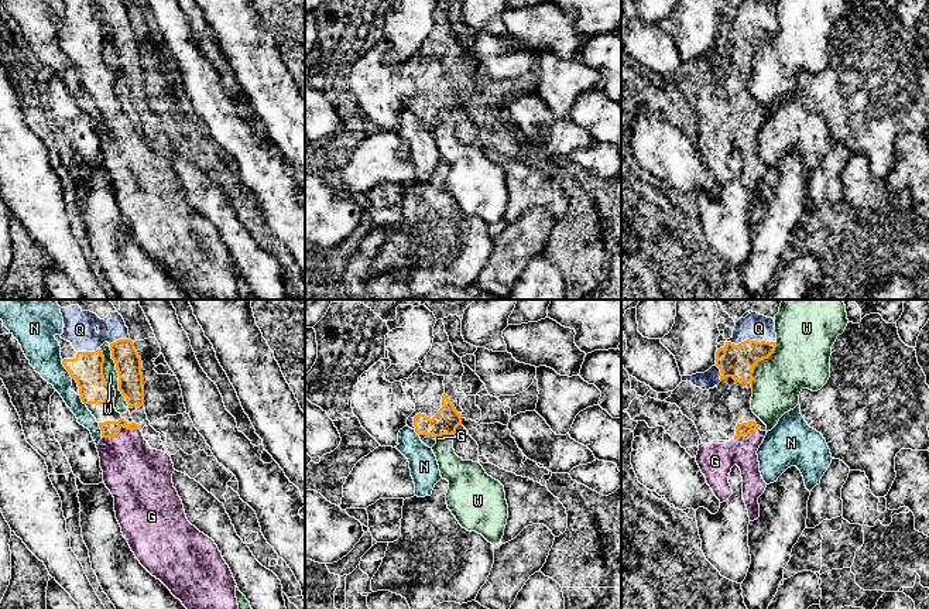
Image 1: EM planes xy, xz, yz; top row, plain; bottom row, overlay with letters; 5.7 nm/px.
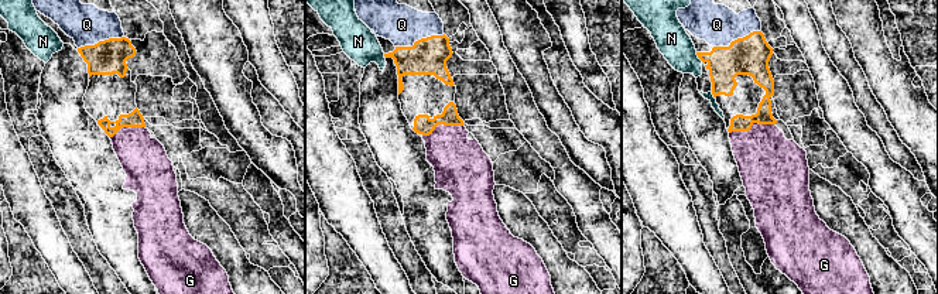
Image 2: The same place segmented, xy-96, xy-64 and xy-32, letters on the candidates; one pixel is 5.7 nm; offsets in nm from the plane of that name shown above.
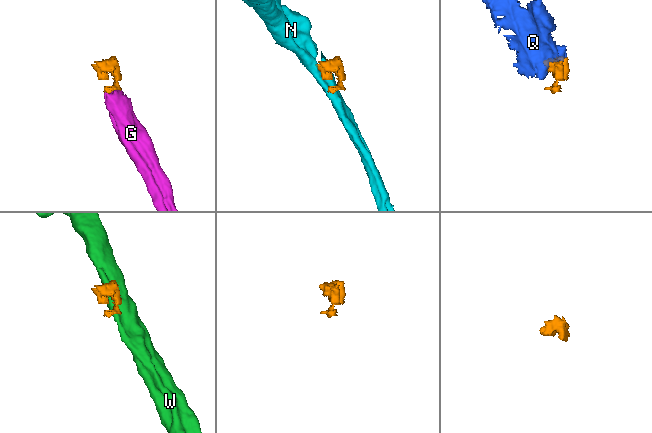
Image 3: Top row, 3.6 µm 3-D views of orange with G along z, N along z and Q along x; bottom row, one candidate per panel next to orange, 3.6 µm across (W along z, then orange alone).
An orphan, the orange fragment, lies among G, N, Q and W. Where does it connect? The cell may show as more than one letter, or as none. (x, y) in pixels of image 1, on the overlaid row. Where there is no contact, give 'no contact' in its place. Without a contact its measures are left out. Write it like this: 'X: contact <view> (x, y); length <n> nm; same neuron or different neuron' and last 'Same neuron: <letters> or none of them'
G: contact xy (119, 428); length 220 nm; same neuron
N: contact xy (65, 368); length 120 nm; different neuron
Q: contact yz (751, 341); length 280 nm; same neuron
W: contact xy (119, 376); length 380 nm; different neuron
Same neuron: G, Q

